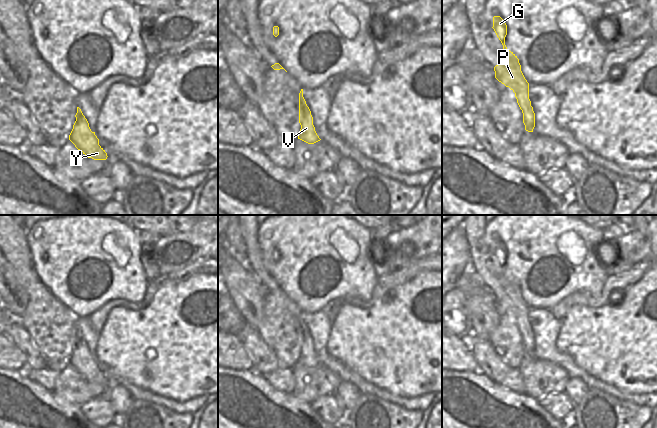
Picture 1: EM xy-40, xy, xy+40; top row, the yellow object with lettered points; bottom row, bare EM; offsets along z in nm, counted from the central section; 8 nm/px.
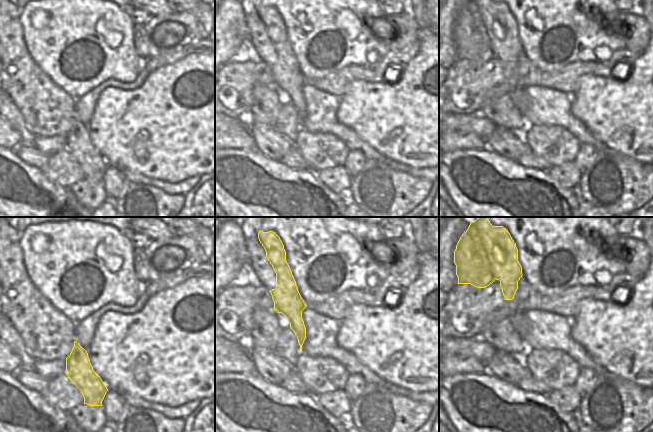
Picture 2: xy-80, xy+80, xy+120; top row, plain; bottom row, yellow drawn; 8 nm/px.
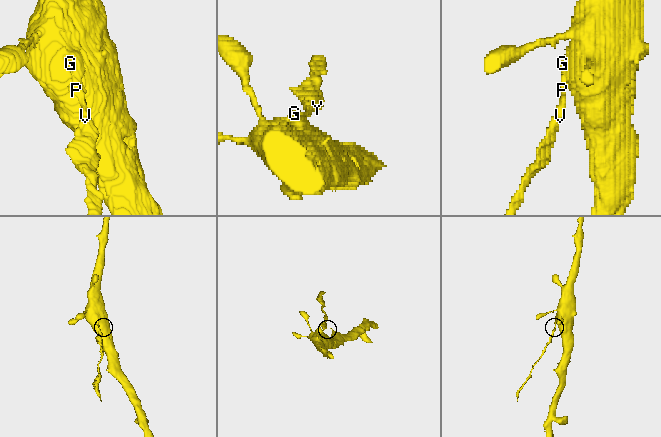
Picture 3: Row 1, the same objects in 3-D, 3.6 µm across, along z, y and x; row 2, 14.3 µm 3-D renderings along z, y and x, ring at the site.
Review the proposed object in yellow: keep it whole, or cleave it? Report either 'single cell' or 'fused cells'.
fused cells

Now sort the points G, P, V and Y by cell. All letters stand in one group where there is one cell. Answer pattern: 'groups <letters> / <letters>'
groups G P / V Y

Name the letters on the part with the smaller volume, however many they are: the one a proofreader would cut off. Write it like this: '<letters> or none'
V, Y

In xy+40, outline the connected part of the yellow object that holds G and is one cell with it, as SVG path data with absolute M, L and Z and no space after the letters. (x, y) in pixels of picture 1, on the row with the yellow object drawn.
M494 16L492 28L503 45L503 62L494 67L495 78L515 93L521 110L528 109L531 104L529 83L521 71L519 59L505 45L507 25L500 16Z

